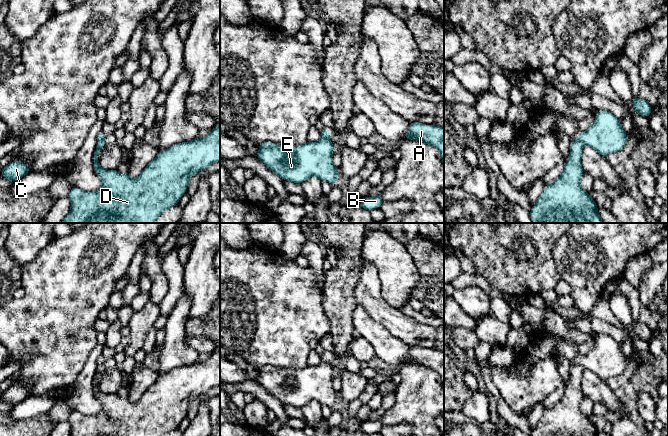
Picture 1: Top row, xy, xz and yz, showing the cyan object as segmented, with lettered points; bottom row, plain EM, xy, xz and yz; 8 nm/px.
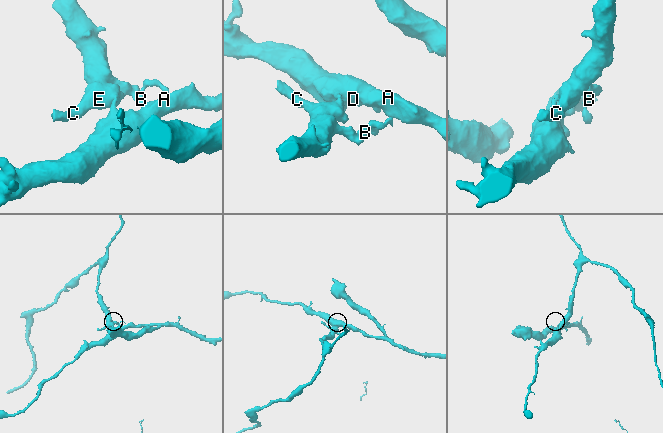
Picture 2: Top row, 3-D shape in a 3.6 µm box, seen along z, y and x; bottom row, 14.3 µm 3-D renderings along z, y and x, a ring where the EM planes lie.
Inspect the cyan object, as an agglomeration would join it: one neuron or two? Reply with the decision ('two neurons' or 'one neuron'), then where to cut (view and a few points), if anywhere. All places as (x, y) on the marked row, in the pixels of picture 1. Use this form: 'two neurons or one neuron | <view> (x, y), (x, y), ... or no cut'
two neurons | xz (321, 136), (328, 139)

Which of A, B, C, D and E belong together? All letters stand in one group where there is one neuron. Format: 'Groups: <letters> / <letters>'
Groups: A D / B C E

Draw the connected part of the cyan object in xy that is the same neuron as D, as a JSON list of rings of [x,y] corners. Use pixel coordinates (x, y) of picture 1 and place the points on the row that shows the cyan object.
[[[220,125],[210,130],[204,138],[197,137],[159,150],[157,156],[136,178],[128,173],[121,174],[116,169],[107,170],[99,166],[99,153],[105,145],[105,140],[97,142],[93,154],[93,166],[102,181],[101,187],[93,192],[72,187],[68,195],[70,212],[61,223],[155,223],[165,210],[178,205],[187,192],[191,176],[220,161]]]

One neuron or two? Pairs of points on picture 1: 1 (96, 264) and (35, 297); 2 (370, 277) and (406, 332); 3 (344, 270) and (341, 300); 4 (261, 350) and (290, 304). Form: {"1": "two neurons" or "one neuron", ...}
{"1": "one neuron", "2": "one neuron", "3": "one neuron", "4": "one neuron"}

